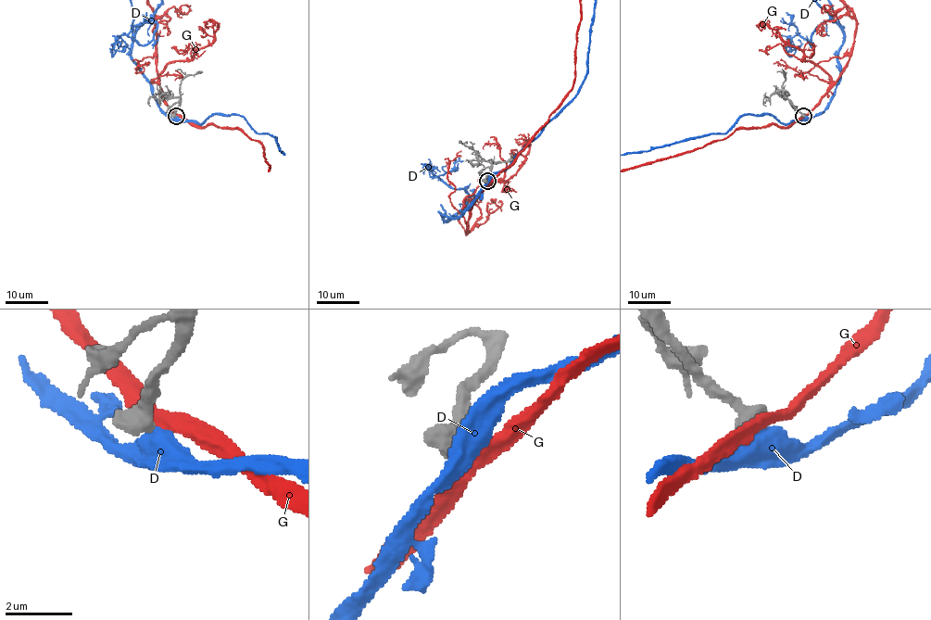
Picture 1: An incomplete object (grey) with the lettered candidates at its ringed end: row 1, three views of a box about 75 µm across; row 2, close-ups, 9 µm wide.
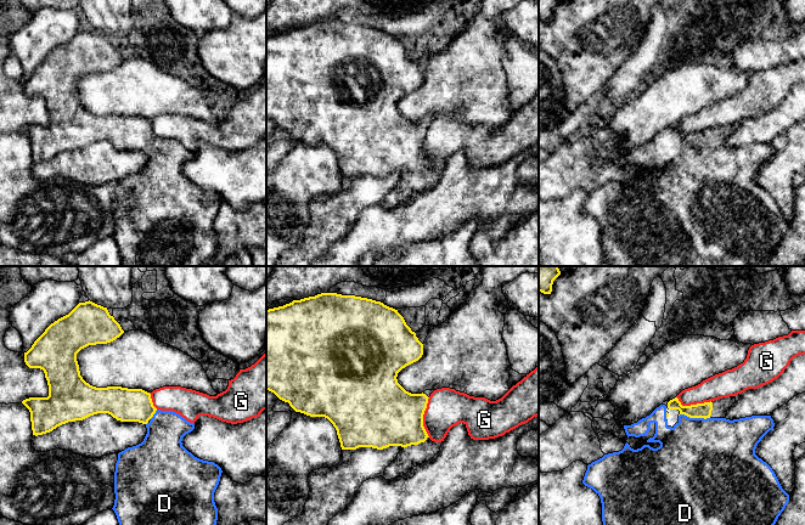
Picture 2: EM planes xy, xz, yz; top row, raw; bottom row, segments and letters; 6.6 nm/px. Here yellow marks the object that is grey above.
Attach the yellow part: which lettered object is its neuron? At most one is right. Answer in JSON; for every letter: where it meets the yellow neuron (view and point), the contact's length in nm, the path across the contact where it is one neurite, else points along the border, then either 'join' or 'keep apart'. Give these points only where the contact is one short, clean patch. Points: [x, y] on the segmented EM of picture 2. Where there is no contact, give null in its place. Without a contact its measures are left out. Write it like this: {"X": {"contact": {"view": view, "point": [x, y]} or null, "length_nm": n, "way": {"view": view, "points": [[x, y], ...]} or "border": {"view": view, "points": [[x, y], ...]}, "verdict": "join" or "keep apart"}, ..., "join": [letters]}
{"D": {"contact": {"view": "yz", "point": [694, 417]}, "length_nm": 200, "verdict": "join"}, "G": {"contact": {"view": "xz", "point": [422, 417]}, "length_nm": 260, "verdict": "keep apart"}, "join": ["D"]}

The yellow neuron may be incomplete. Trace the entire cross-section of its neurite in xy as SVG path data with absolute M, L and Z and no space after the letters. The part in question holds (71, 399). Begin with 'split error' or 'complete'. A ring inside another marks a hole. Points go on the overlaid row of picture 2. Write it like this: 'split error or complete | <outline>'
split error | M89 300L51 323L24 352L26 365L43 369L49 385L47 397L22 401L30 412L33 435L50 433L62 424L97 413L108 413L120 422L142 423L147 428L143 441L119 452L116 463L112 509L119 525L216 525L214 492L223 470L214 462L195 457L182 446L182 438L195 429L195 424L173 411L157 410L151 394L142 389L96 388L80 376L77 354L89 345L111 343L123 333L107 307Z

